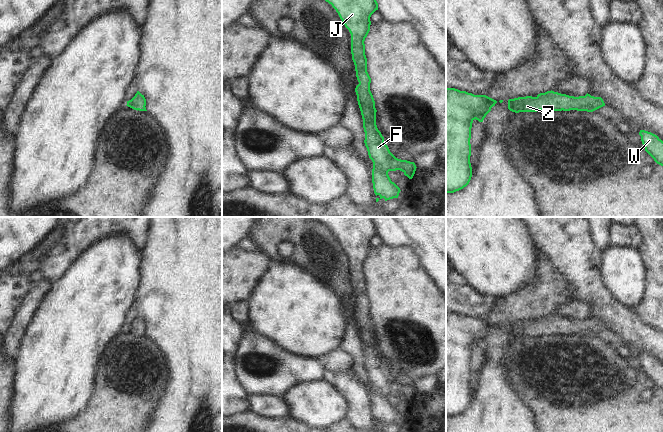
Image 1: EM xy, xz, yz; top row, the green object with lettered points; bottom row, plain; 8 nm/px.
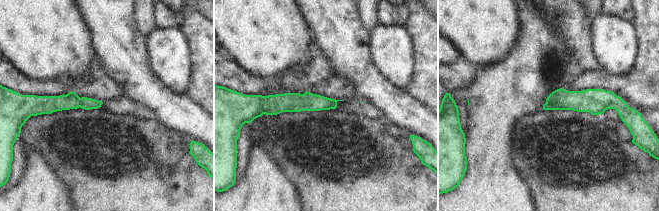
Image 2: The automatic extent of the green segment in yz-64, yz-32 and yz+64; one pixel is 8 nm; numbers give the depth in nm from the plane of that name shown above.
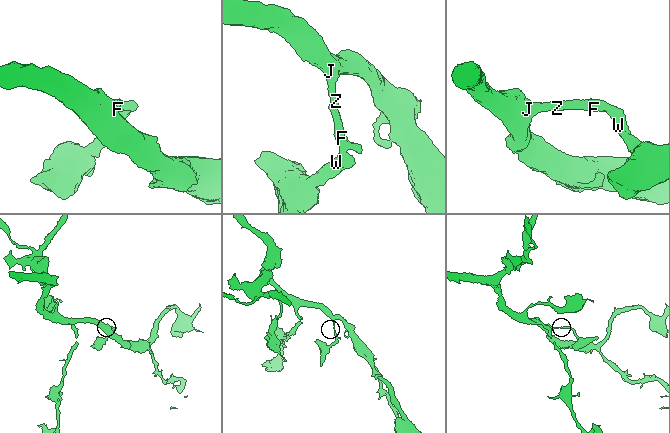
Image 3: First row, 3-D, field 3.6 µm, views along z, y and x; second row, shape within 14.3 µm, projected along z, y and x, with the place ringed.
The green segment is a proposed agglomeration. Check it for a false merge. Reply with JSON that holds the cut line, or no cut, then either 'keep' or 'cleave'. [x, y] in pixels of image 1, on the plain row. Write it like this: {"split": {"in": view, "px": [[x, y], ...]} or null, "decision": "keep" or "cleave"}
{"split": null, "decision": "keep"}

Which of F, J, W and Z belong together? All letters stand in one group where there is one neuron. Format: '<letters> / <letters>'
F J W Z

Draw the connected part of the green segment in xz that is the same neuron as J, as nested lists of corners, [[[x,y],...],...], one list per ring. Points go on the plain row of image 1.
[[[314,217],[315,219],[323,222],[326,226],[332,229],[332,231],[338,237],[340,243],[344,247],[345,251],[349,254],[351,258],[351,278],[352,284],[355,289],[356,301],[359,308],[355,312],[357,319],[358,329],[361,335],[363,343],[363,352],[365,356],[365,370],[368,375],[369,382],[373,386],[372,393],[372,407],[375,419],[379,419],[376,422],[376,426],[384,422],[385,425],[398,422],[400,417],[400,412],[391,405],[388,396],[400,394],[409,403],[412,403],[415,395],[416,389],[414,386],[407,384],[401,384],[396,382],[389,374],[388,370],[384,366],[384,361],[378,354],[376,349],[376,332],[373,319],[370,315],[371,302],[367,296],[367,282],[365,279],[365,262],[370,255],[370,241],[378,234],[378,227],[376,225],[373,217]]]

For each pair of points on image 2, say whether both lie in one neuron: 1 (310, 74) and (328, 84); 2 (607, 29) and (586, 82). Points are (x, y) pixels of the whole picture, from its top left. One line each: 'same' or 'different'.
1: different
2: different

